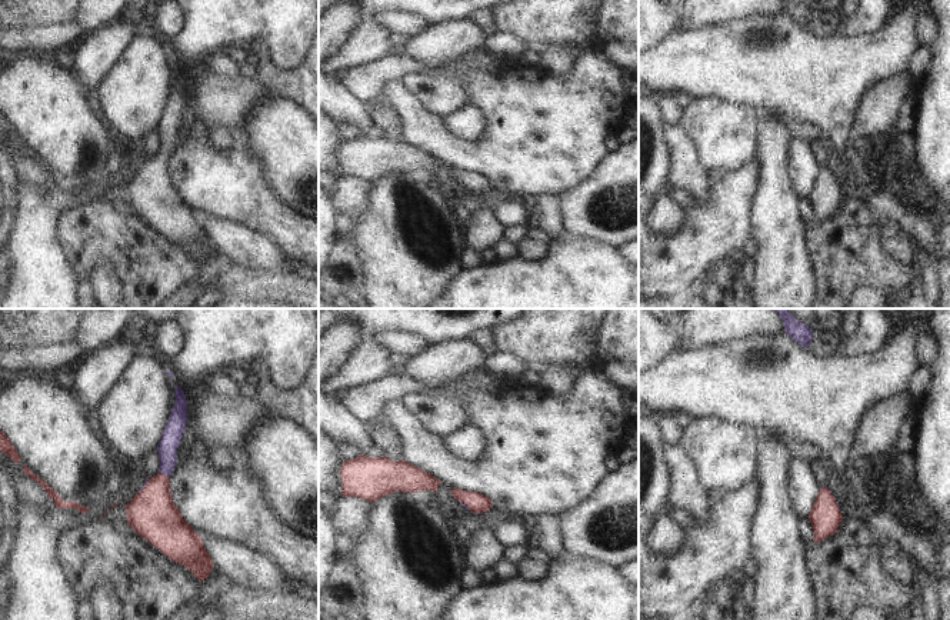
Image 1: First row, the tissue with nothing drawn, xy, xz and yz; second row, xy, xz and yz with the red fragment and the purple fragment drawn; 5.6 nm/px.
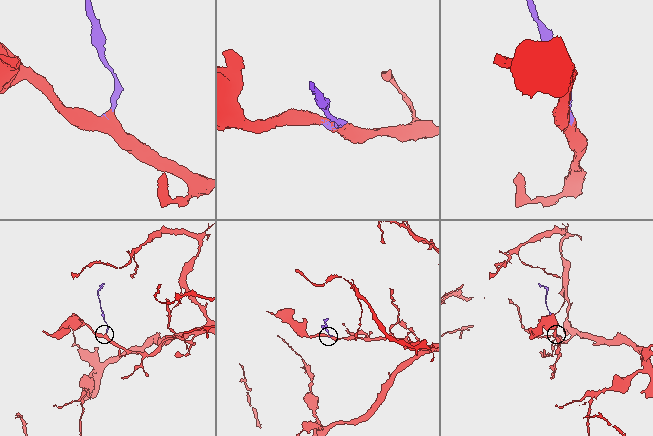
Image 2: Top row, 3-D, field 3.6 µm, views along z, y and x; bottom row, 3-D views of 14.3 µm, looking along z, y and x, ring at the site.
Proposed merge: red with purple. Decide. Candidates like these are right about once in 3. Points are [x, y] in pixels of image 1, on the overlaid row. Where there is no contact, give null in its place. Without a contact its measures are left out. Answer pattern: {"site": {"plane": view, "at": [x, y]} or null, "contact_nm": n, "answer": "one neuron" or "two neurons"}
{"site": {"plane": "xy", "at": [163, 474]}, "contact_nm": 70, "answer": "one neuron"}

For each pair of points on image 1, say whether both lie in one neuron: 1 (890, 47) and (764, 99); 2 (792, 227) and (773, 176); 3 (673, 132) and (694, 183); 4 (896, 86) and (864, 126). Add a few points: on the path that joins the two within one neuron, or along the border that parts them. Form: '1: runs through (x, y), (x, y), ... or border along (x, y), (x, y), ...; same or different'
1: runs through (859, 63), (826, 79), (796, 79); same
2: runs through (779, 214), (774, 204), (774, 189); same
3: runs through (680, 144), (686, 170); same
4: runs through (887, 96), (874, 116); same

